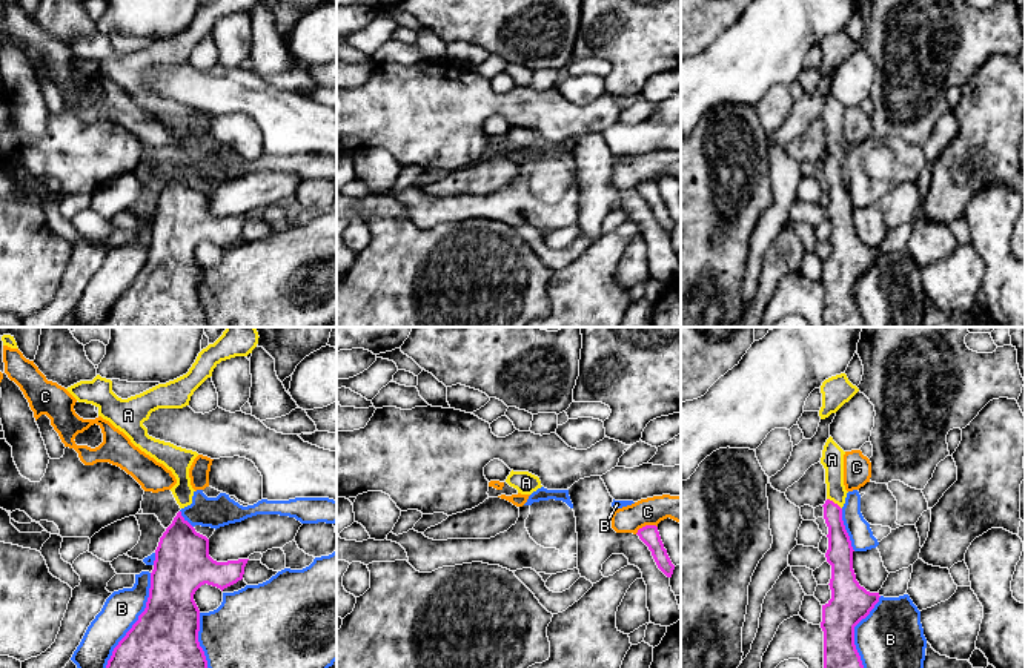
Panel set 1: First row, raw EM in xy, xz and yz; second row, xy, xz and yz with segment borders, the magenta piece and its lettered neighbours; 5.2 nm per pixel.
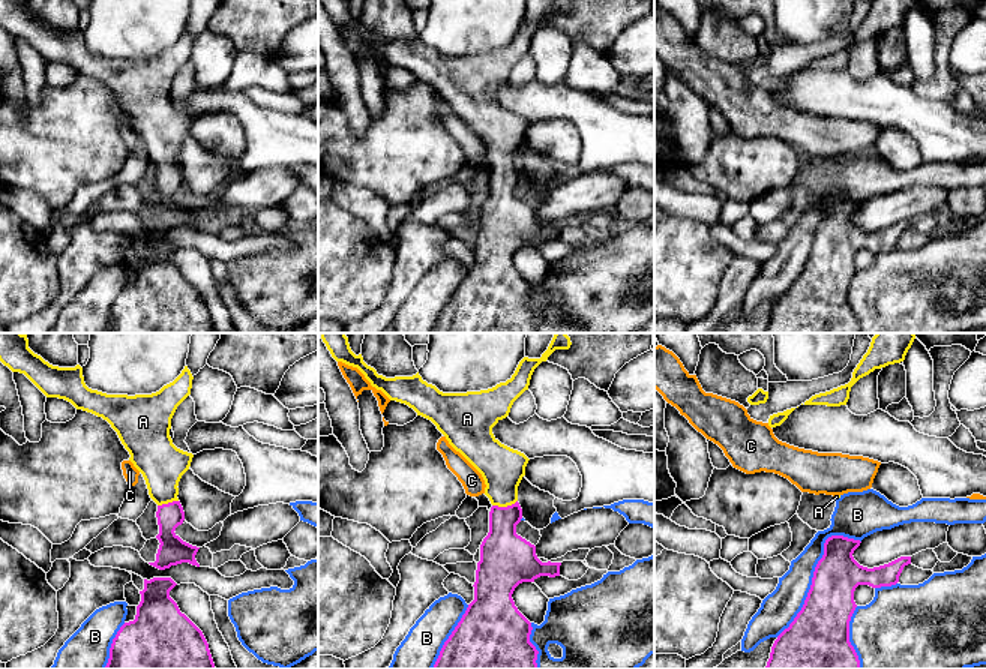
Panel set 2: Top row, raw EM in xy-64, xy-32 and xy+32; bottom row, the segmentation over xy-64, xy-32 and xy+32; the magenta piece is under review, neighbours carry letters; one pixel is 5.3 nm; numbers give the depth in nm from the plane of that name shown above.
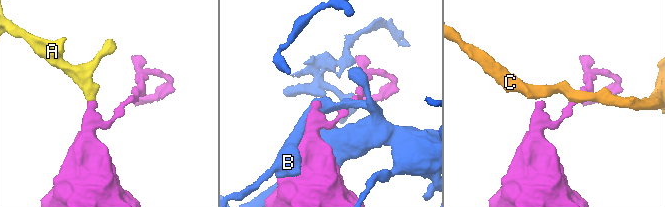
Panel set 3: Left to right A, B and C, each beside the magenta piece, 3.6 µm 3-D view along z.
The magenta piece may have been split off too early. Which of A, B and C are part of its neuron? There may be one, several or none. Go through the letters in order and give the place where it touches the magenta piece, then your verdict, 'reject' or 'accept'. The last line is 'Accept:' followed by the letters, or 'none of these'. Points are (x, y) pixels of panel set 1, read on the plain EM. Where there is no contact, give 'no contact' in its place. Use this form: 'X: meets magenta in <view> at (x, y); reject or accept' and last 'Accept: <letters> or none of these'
A: meets magenta in yz at (833, 158); accept
B: meets magenta in xy at (136, 278); reject
C: meets magenta in xz at (646, 181); reject
Accept: A

